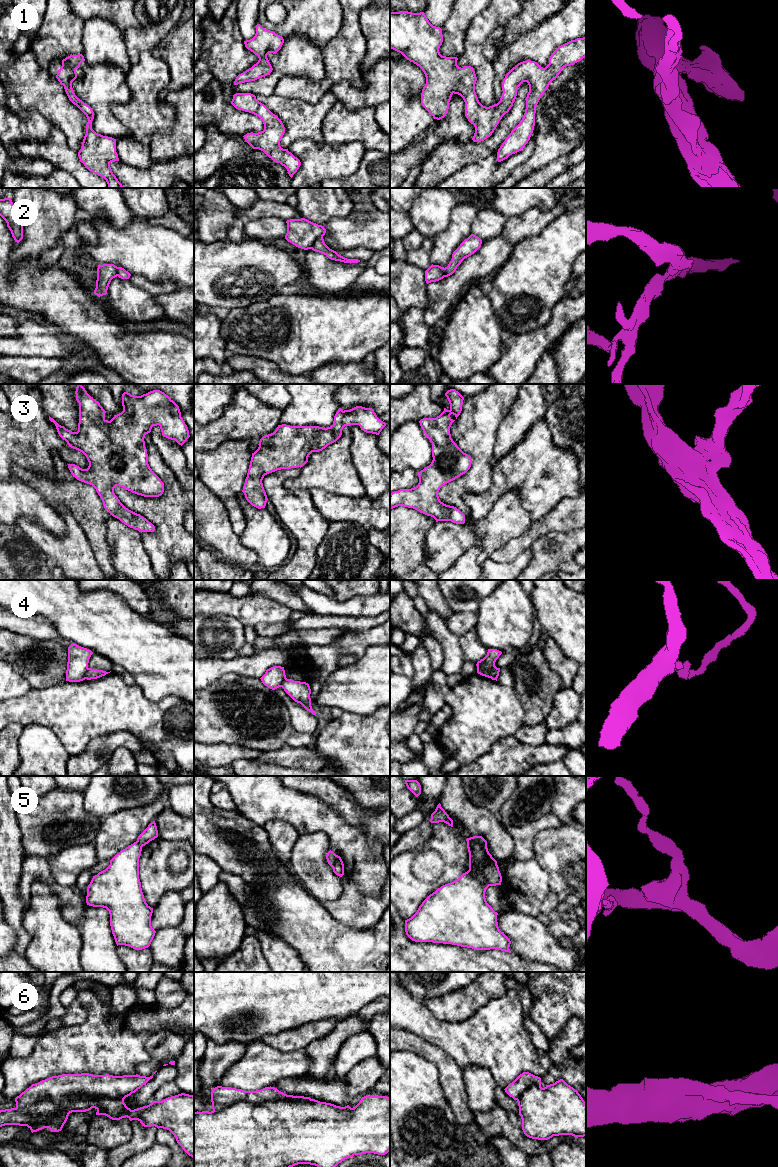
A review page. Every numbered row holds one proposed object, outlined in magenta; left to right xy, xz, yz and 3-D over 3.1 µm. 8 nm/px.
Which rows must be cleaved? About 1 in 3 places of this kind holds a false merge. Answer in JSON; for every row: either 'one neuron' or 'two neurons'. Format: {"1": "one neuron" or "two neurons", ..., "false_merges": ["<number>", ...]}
{"1": "one neuron", "2": "two neurons", "3": "one neuron", "4": "two neurons", "5": "two neurons", "6": "two neurons", "false_merges": ["2", "4", "5", "6"]}

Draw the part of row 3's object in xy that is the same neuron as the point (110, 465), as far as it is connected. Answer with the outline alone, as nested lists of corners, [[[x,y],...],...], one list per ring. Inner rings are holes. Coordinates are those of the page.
[[[78,384],[76,400],[79,403],[78,431],[72,432],[59,425],[49,416],[49,420],[56,426],[59,436],[67,442],[69,447],[82,452],[88,462],[87,469],[75,464],[68,464],[68,468],[77,480],[92,485],[100,498],[104,508],[115,518],[130,528],[139,532],[154,532],[155,526],[146,518],[126,508],[114,493],[116,486],[123,487],[137,495],[144,497],[159,497],[164,492],[164,483],[152,471],[148,464],[148,454],[145,447],[145,435],[151,432],[153,426],[160,426],[162,435],[183,445],[190,437],[189,430],[181,417],[179,406],[164,392],[153,390],[141,396],[122,394],[123,411],[108,421],[106,411],[91,397],[85,388]]]

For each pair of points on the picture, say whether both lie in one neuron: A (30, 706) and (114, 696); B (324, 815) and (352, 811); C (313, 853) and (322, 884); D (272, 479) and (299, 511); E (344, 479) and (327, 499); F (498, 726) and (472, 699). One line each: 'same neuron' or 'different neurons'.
A: same neuron
B: different neurons
C: same neuron
D: same neuron
E: different neurons
F: same neuron

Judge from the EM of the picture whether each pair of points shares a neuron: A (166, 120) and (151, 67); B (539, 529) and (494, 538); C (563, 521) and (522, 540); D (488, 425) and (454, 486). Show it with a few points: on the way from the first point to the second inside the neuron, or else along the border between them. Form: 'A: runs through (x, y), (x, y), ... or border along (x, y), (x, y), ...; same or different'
A: runs through (153, 107), (151, 105), (151, 80); same
B: border along (533, 521), (526, 531), (513, 537), (505, 545); different
C: runs through (553, 521), (532, 534); same
D: runs through (481, 442), (481, 465), (471, 475); same

